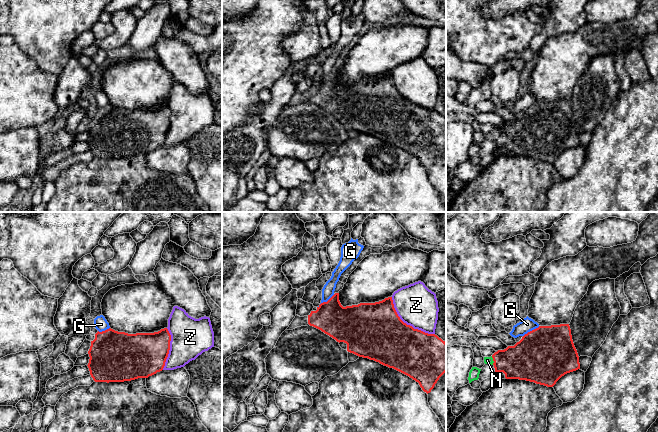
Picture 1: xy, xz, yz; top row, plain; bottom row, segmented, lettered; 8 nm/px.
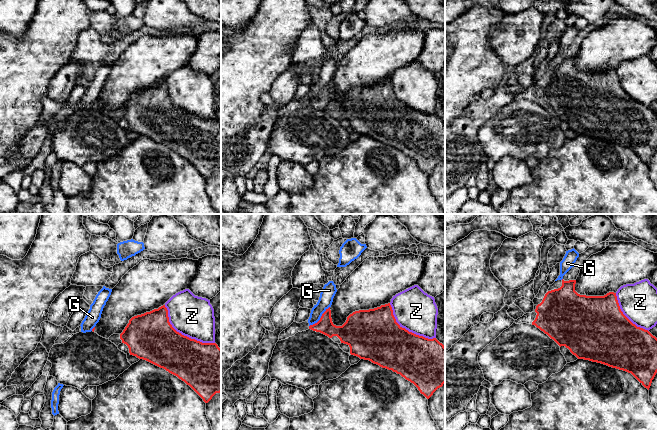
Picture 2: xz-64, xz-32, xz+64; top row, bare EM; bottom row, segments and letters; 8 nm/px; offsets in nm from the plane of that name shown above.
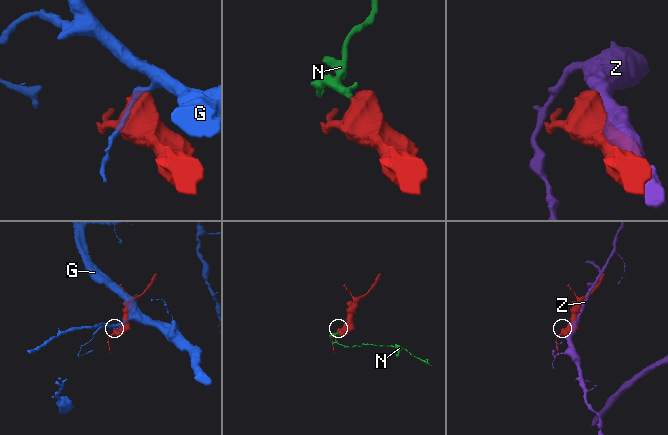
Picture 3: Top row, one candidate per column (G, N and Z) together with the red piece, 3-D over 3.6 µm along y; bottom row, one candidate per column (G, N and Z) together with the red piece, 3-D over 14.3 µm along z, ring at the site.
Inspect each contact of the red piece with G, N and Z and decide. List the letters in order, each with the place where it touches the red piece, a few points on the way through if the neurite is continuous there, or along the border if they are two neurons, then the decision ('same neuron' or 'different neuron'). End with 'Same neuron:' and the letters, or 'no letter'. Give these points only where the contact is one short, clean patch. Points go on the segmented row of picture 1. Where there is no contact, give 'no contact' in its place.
G: meets red in yz at (532, 330); border along yz (539, 326), (528, 331), (523, 336); different neuron
N: meets red in yz at (493, 360); runs through yz (524, 361), (493, 360), (487, 360); same neuron
Z: meets red in xz at (406, 324); different neuron
Same neuron: N

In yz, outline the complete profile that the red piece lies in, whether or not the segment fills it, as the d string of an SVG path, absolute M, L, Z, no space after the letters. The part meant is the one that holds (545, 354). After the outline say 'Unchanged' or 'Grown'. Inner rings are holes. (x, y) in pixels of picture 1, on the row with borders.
M569 324L539 326L525 334L514 346L484 357L484 363L493 365L495 373L503 372L506 379L526 380L547 387L553 387L562 376L580 369Z. Grown

